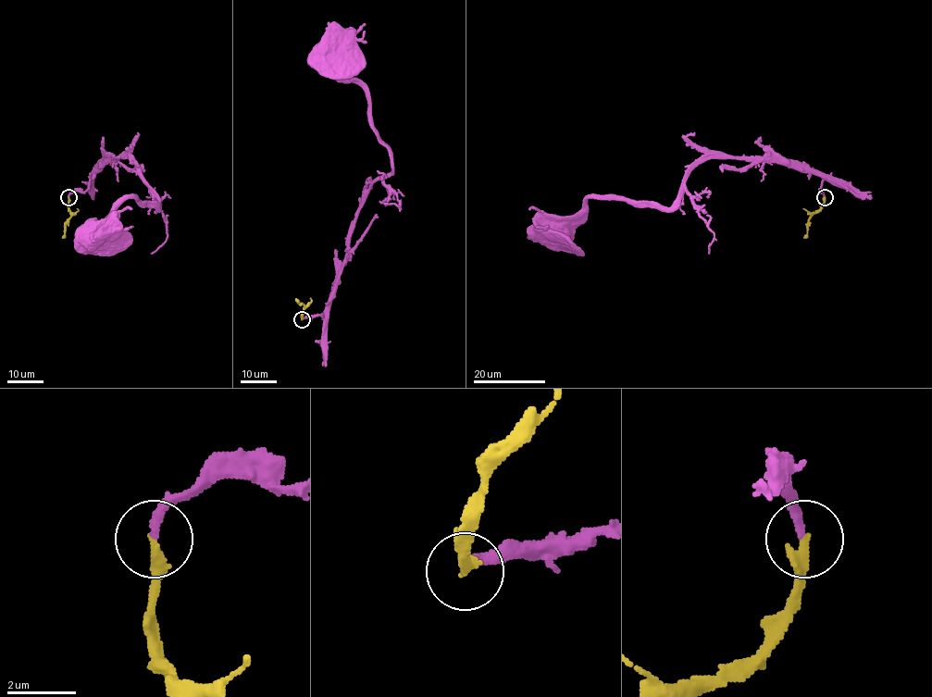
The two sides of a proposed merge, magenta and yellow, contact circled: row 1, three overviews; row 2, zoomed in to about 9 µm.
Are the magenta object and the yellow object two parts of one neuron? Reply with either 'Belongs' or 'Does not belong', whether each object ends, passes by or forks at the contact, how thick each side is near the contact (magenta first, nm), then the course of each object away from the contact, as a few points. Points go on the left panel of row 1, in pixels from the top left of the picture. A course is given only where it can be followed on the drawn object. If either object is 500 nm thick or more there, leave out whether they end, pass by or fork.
Belongs. At the ring magenta ends. At the ring yellow ends. Thickness 240 nm (magenta) against 320 nm. Course of magenta: (68, 197), (84, 192), (89, 178), (107, 161), (129, 158), (159, 200), (158, 208), (128, 196), (103, 229). Course of yellow: (68, 197), (70, 217), (62, 238)

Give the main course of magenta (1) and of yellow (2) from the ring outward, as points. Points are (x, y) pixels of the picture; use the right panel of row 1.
1: (825, 197), (817, 174), (776, 161), (702, 158), (668, 208), (590, 196), (569, 219), (556, 219), (554, 229)
2: (825, 197), (824, 205), (810, 217), (804, 238)

